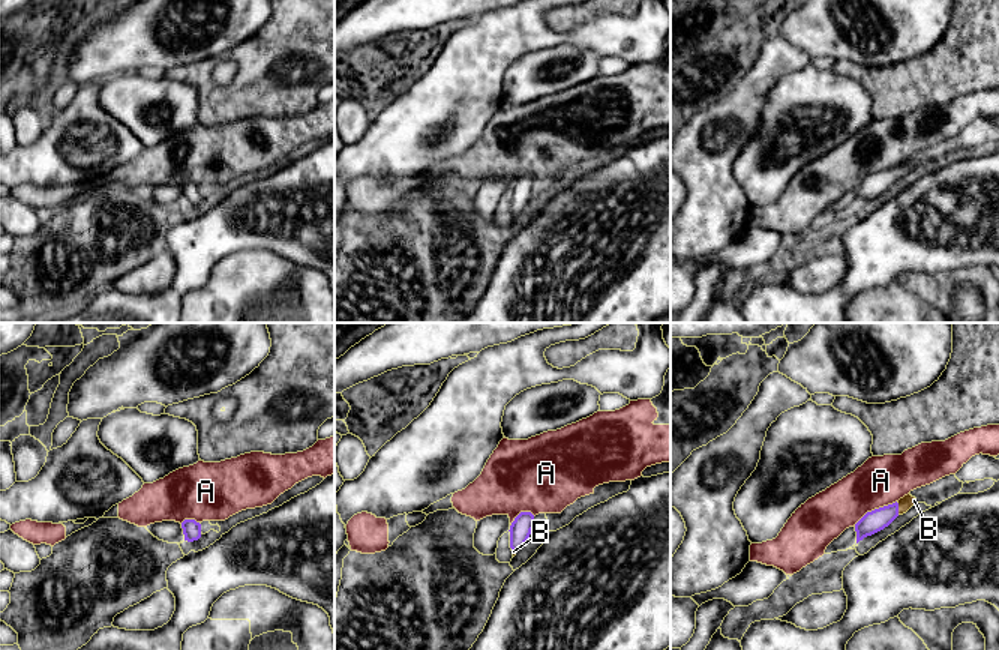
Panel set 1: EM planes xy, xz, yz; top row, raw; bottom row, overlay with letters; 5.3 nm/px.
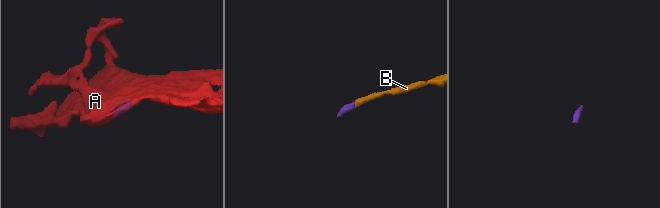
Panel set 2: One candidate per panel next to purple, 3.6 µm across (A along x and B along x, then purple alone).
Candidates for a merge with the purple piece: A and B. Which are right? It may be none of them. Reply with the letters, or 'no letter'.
B

